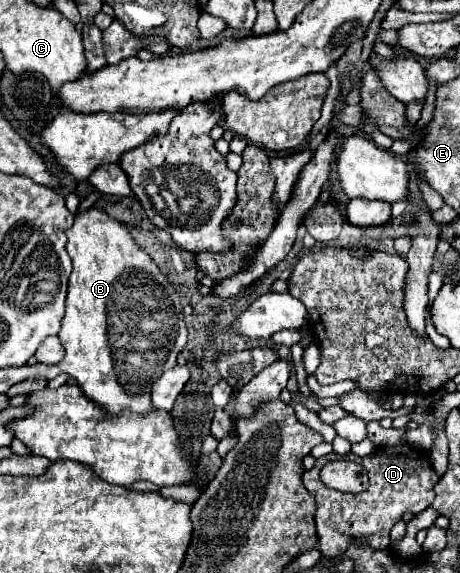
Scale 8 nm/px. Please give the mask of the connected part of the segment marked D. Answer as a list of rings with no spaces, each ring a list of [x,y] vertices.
[[[399,443],[383,449],[375,449],[367,457],[351,455],[351,461],[361,463],[369,473],[369,487],[363,493],[342,493],[335,489],[329,489],[321,481],[321,469],[327,461],[337,459],[339,455],[329,453],[327,457],[317,459],[317,465],[311,471],[305,471],[303,483],[307,491],[317,501],[315,511],[315,525],[317,525],[317,537],[319,537],[319,549],[325,557],[337,557],[347,551],[351,541],[359,541],[363,545],[369,545],[373,549],[387,549],[389,547],[389,531],[391,527],[401,521],[405,511],[413,511],[415,515],[425,511],[435,493],[433,487],[439,481],[439,475],[433,471],[427,453],[419,451],[417,447],[411,447],[409,443]]]

